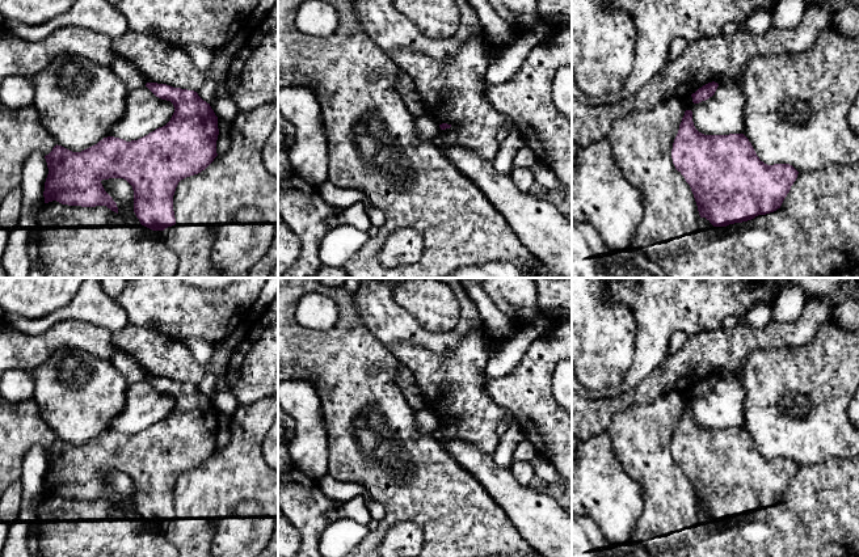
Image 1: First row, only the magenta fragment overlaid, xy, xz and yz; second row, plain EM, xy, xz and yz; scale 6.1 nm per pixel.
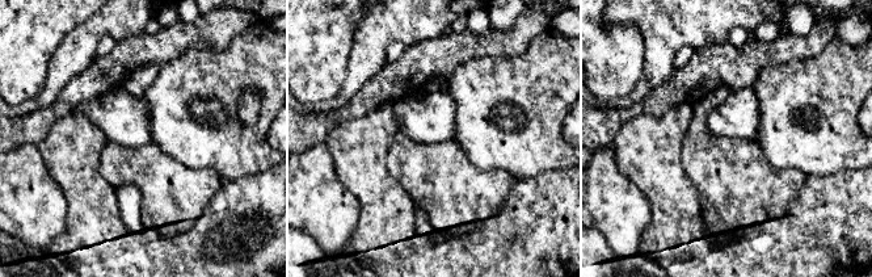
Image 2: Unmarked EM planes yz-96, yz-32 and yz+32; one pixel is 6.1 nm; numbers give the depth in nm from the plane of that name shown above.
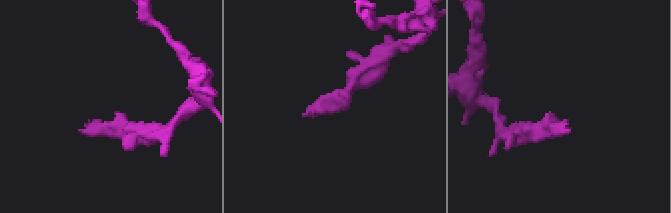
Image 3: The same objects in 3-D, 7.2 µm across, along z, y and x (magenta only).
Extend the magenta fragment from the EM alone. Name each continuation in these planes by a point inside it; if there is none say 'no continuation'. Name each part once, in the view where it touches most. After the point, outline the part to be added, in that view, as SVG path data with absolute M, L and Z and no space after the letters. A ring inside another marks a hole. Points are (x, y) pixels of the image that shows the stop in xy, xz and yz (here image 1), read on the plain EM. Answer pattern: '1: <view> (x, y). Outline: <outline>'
no continuation

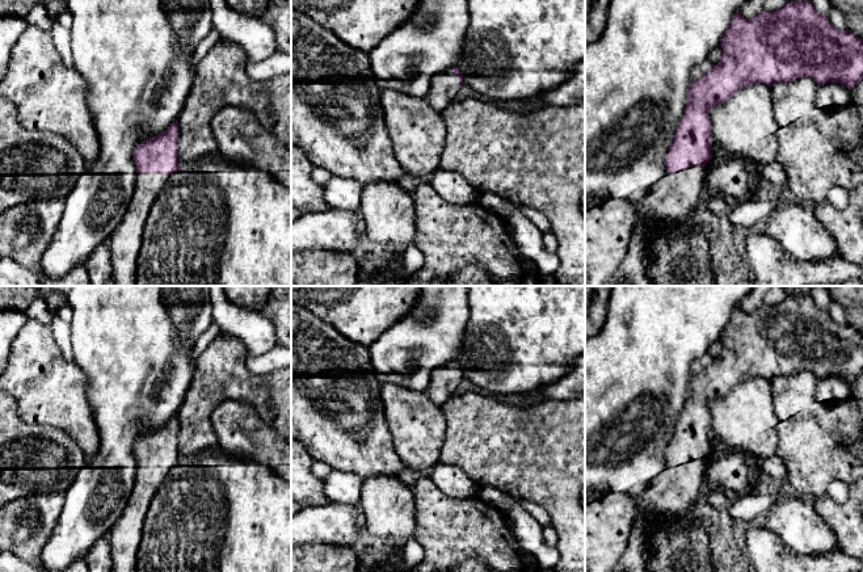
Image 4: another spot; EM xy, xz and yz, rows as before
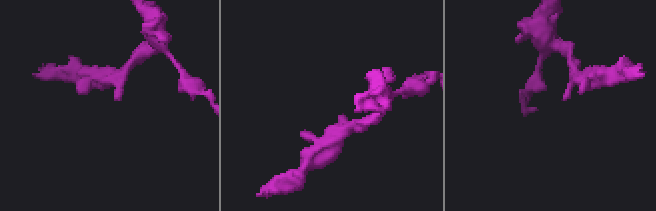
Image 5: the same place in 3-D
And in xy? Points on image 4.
1: xy (125, 537). Outline: M161 467L136 468L127 505L106 537L111 552L111 572L136 572L136 555L144 518L167 472L168 470Z

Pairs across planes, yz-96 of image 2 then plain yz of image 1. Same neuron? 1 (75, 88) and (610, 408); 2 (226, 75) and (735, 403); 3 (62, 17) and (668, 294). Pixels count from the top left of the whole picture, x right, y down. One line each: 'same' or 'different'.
1: same
2: different
3: different

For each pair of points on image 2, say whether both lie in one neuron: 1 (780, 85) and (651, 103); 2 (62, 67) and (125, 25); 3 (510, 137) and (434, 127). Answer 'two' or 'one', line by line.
1: two
2: one
3: two

